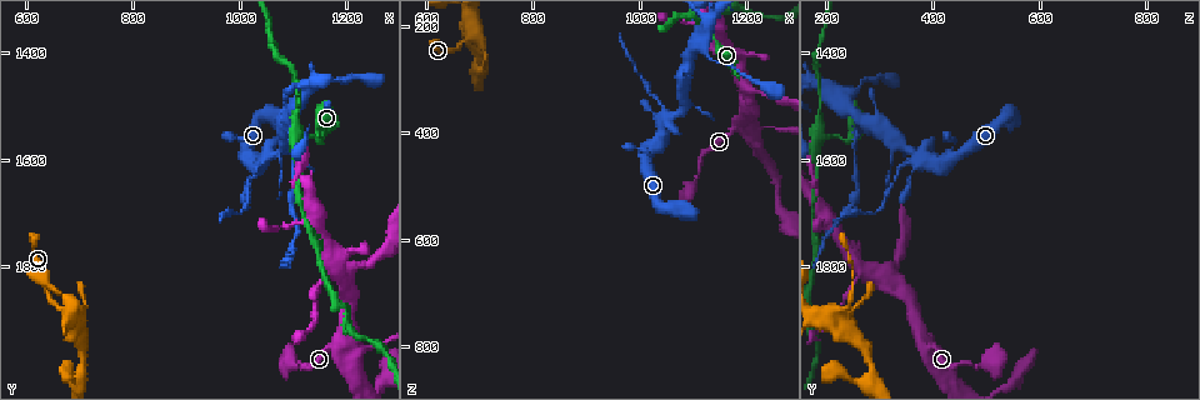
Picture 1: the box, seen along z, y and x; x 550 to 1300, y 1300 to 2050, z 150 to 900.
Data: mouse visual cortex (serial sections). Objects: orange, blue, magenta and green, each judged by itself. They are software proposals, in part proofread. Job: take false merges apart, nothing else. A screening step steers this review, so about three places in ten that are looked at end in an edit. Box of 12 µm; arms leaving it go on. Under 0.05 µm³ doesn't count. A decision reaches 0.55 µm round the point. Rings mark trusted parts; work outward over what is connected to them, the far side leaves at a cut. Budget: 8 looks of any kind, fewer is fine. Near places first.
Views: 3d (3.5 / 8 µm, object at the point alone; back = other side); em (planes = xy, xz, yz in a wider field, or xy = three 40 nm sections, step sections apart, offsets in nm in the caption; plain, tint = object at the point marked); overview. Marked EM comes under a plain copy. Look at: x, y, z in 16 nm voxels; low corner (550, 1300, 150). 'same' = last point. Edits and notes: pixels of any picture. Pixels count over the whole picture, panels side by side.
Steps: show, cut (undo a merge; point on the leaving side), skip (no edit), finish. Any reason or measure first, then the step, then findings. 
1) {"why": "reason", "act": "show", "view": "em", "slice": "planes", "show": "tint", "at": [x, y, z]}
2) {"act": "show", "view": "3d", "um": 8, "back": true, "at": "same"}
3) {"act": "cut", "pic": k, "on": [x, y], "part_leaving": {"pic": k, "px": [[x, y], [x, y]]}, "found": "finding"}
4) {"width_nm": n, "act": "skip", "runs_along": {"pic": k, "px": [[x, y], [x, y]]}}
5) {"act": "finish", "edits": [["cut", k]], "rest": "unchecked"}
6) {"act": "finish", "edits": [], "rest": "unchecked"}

{"why": "thick turns thin", "act": "show", "view": "3d", "um": 3.5, "at": [1130, 1555, 205]}

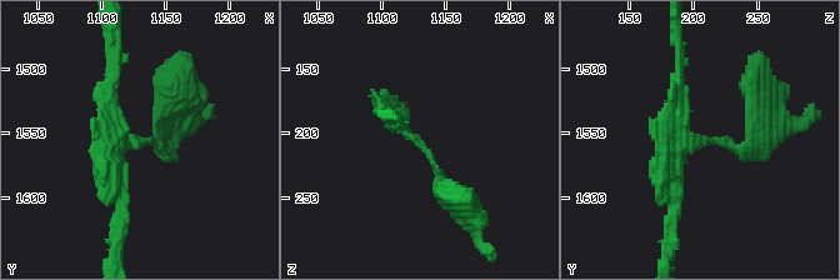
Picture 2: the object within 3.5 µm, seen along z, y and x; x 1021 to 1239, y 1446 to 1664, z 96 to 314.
{"why": "now the EM", "act": "show", "view": "em", "slice": "xy", "step": 2, "show": "tint", "at": [1124, 1558, 206]}

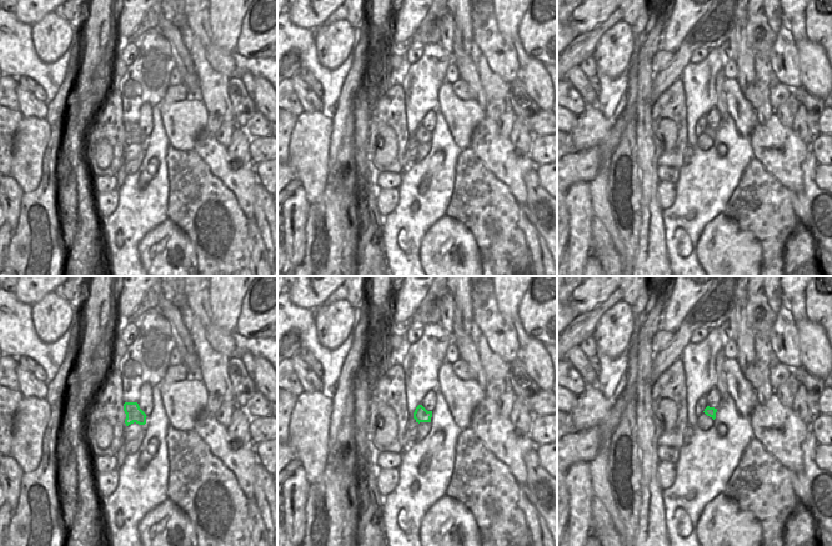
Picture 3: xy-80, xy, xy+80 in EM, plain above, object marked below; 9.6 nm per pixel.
{"act": "show", "view": "em", "slice": "planes", "show": "tint", "at": "same"}

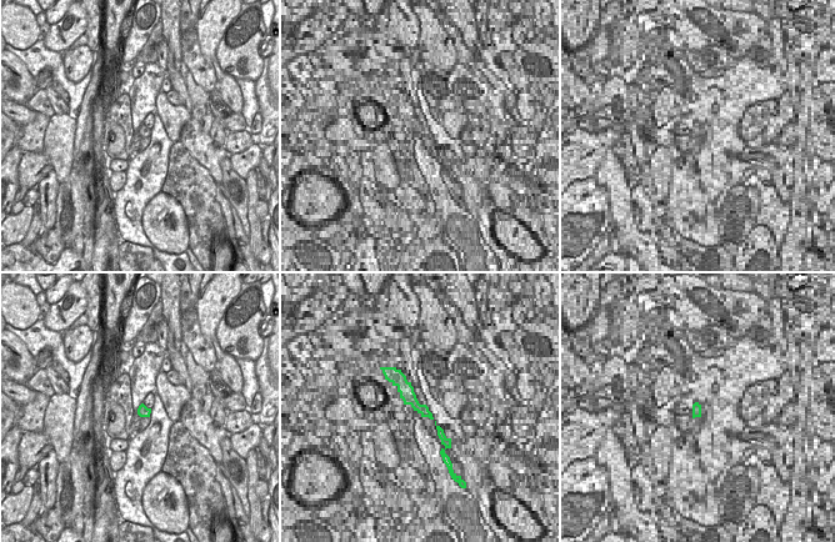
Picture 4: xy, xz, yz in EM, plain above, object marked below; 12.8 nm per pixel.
{"act": "skip", "runs_along": {"pic": 2, "px": [[439, 195], [439, 170], [401, 115]]}, "found": "all the same cell"}

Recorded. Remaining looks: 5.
{"why": "sharp bend", "act": "show", "view": "3d", "um": 3.5, "back": true, "at": [1195, 1950, 385]}

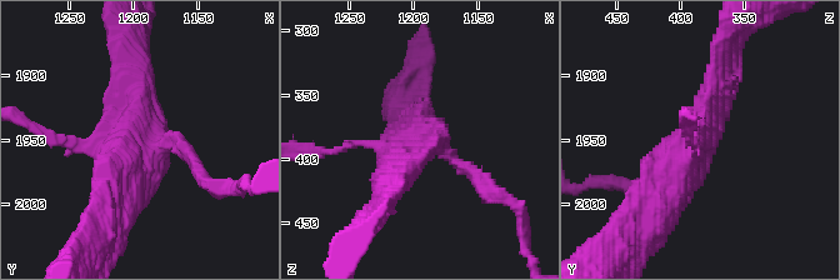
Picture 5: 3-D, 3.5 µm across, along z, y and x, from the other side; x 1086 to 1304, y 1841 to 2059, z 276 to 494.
{"arms": 4, "arm_widths_nm": [150, 200, 400, 500], "why": "shape alone is not enough", "act": "show", "view": "em", "slice": "xy", "step": 1, "show": "tint", "at": [1192, 1948, 380]}

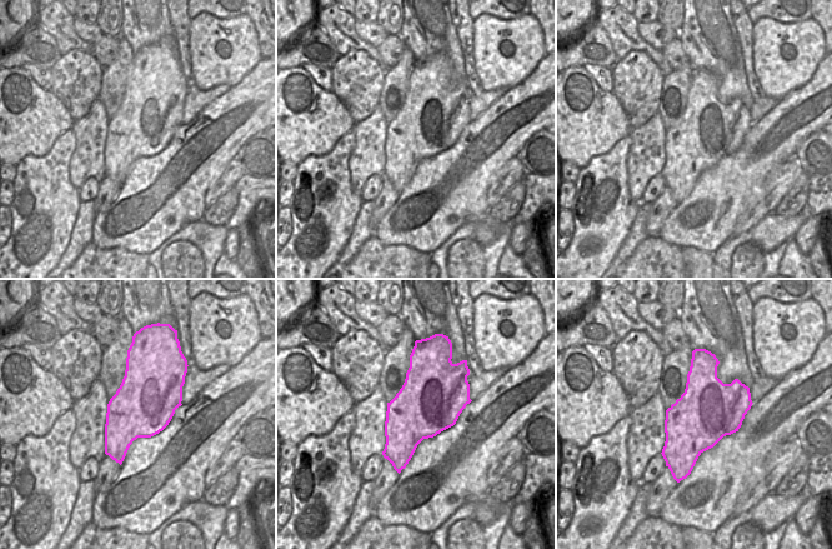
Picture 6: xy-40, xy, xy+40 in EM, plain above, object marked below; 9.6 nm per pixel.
{"width_nm": 600, "act": "skip", "runs_along": {"pic": 5, "px": [[195, 161], [138, 131], [134, 54]]}, "found": "all the same cell"}

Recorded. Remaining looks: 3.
{"why": "three arms meet", "act": "show", "view": "3d", "um": 3.5, "at": [1170, 1790, 255]}

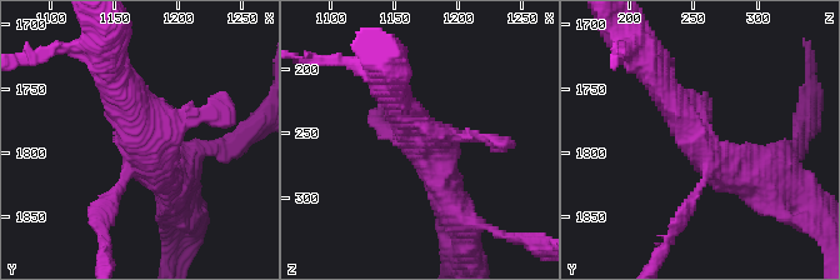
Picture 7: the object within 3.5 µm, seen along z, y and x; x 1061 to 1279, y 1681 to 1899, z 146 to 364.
{"act": "skip", "runs_along": {"pic": 7, "px": [[759, 179], [714, 163], [653, 75]]}, "found": "one cell here"}

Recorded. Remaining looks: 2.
{"why": "arms part here", "act": "show", "view": "3d", "um": 3.5, "at": [1055, 1600, 375]}

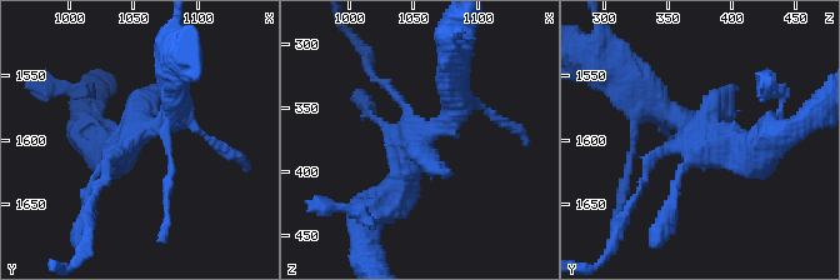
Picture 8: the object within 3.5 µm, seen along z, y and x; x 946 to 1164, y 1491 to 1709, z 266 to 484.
{"why": "need the tissue", "act": "show", "view": "em", "slice": "xy", "step": 3, "show": "tint", "at": [1048, 1596, 378]}

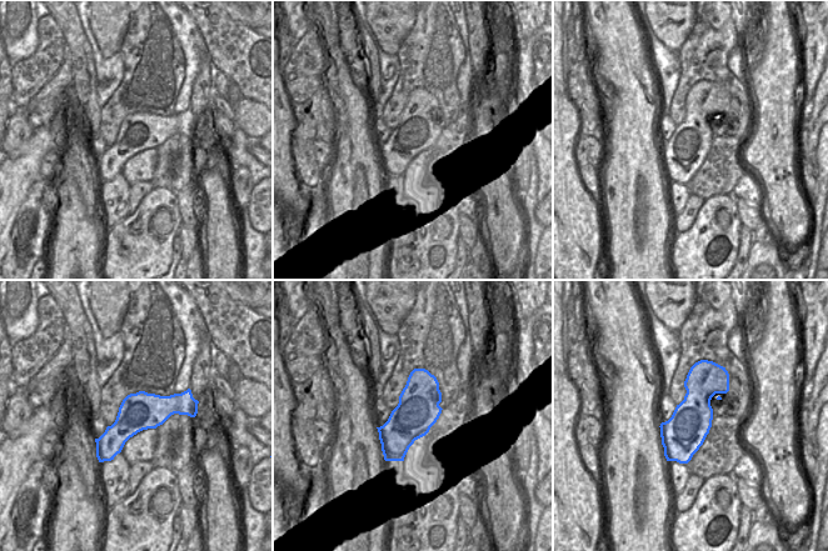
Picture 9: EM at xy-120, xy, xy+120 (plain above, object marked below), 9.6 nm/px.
{"act": "skip", "found": "all the same cell"}

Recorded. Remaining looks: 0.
{"act": "finish", "edits": [], "rest": "unchecked"}

